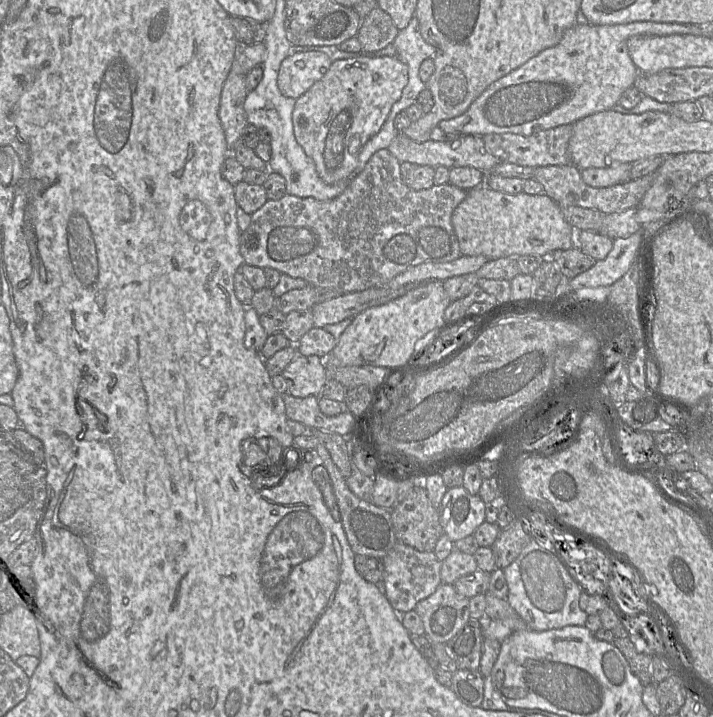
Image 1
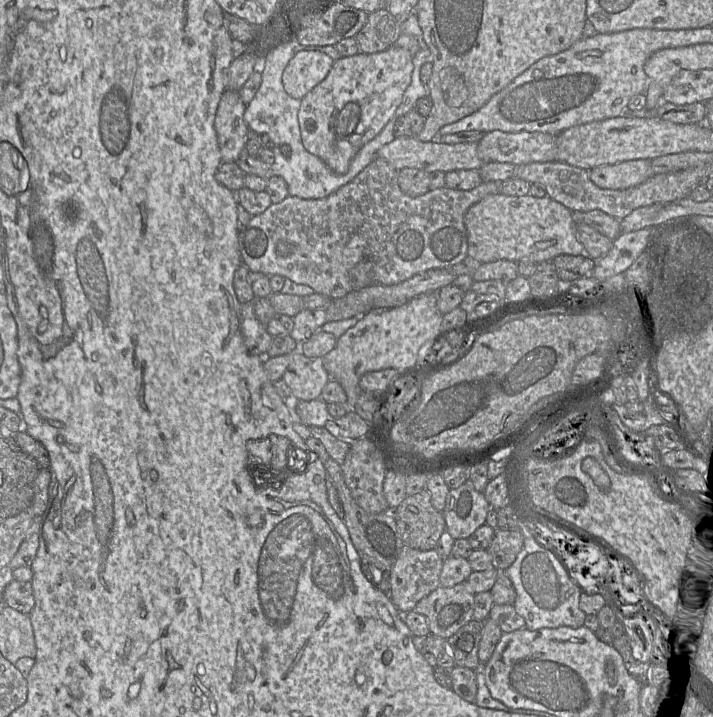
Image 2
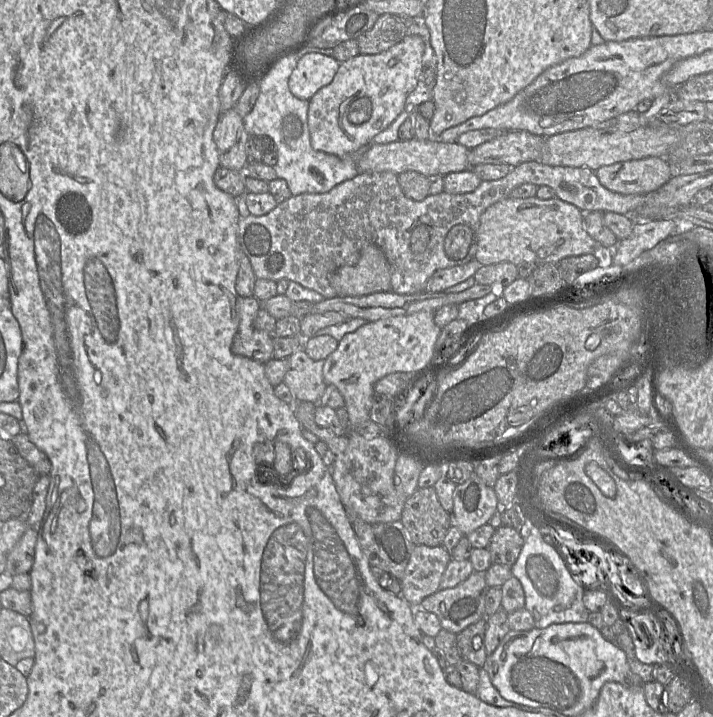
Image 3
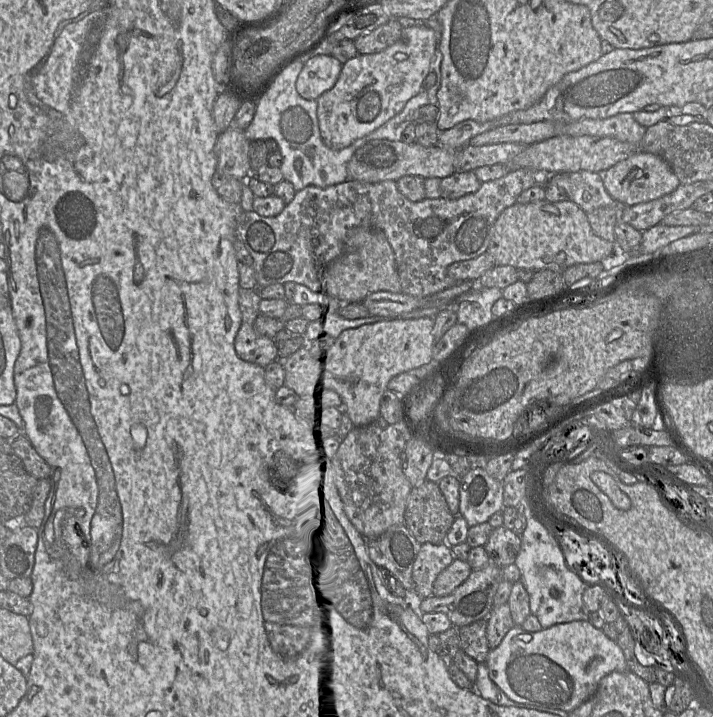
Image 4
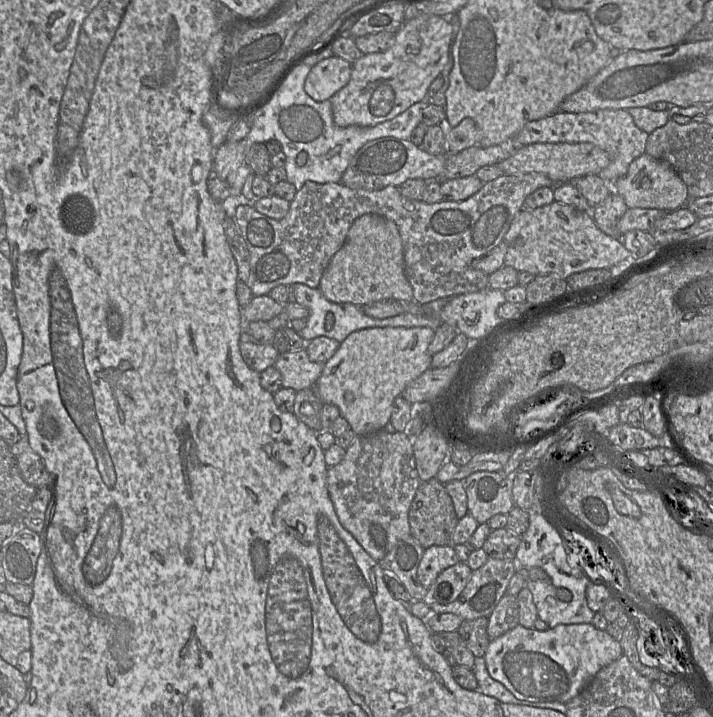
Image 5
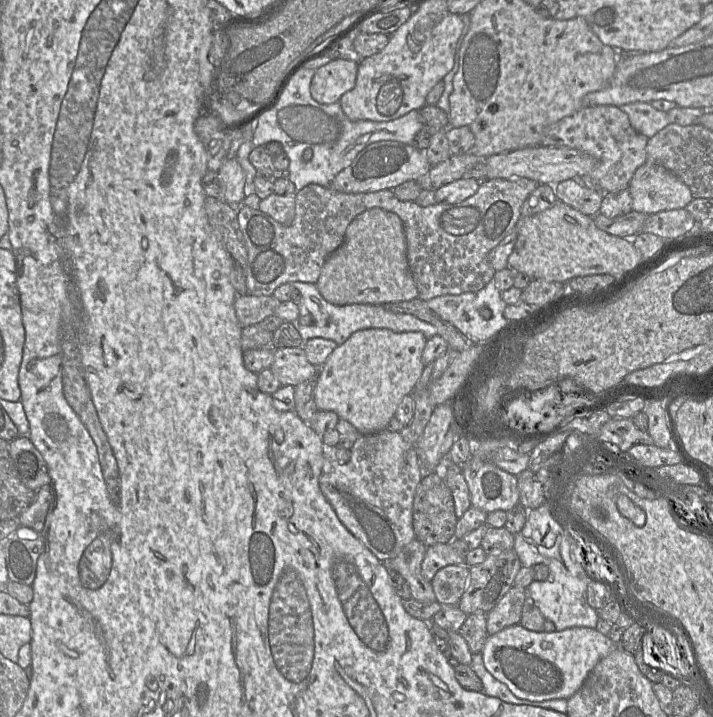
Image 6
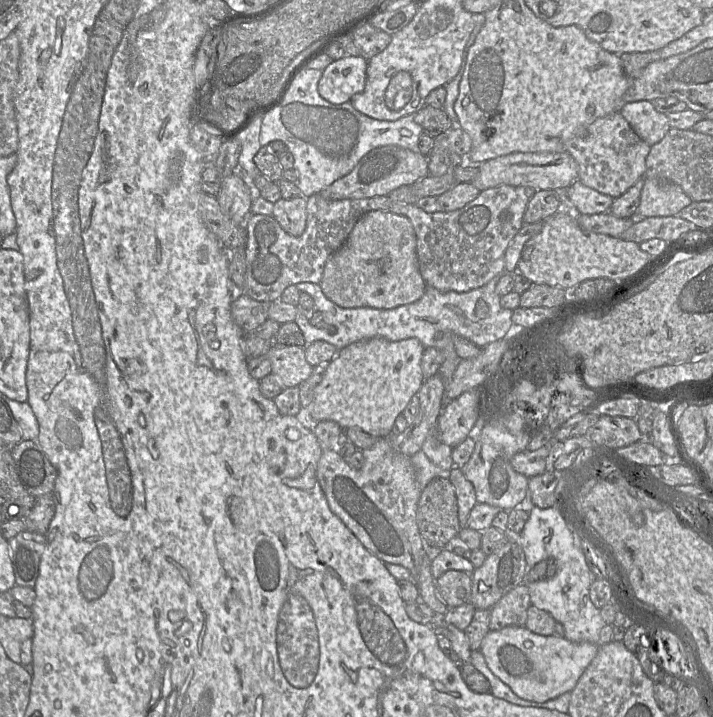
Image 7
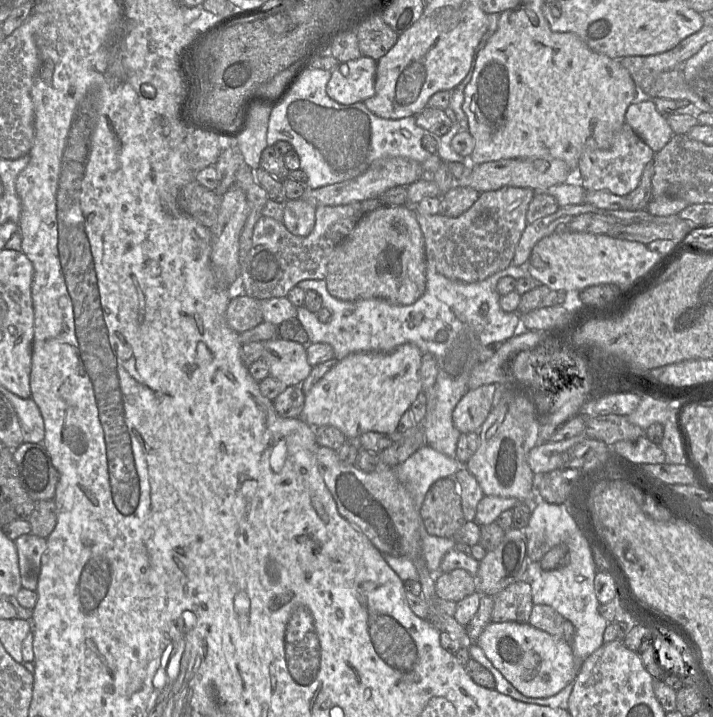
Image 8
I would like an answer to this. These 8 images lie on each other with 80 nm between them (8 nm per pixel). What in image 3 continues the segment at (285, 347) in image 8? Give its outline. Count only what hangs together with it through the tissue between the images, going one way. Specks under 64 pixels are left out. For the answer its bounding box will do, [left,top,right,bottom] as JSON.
[283,349,327,403]

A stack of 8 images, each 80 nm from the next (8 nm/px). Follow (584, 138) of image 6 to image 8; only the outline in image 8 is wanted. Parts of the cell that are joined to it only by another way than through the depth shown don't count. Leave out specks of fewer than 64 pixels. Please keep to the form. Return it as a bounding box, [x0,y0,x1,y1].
[577,123,655,196]

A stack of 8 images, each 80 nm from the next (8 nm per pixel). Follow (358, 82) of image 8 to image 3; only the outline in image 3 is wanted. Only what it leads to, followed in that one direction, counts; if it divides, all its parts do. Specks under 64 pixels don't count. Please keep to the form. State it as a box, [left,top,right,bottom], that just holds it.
[288,53,340,101]

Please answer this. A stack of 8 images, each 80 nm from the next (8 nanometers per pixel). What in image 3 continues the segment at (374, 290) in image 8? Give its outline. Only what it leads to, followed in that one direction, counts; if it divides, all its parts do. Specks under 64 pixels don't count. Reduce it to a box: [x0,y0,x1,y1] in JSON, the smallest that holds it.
[330,245,391,297]

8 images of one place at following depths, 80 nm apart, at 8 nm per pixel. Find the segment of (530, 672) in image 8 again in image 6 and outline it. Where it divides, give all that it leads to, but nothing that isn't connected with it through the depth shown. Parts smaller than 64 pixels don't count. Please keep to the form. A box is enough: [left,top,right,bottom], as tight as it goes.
[482,624,618,699]

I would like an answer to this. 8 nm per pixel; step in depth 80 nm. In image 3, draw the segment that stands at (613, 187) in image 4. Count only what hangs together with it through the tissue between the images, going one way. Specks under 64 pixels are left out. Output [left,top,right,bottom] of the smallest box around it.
[595,157,672,195]

